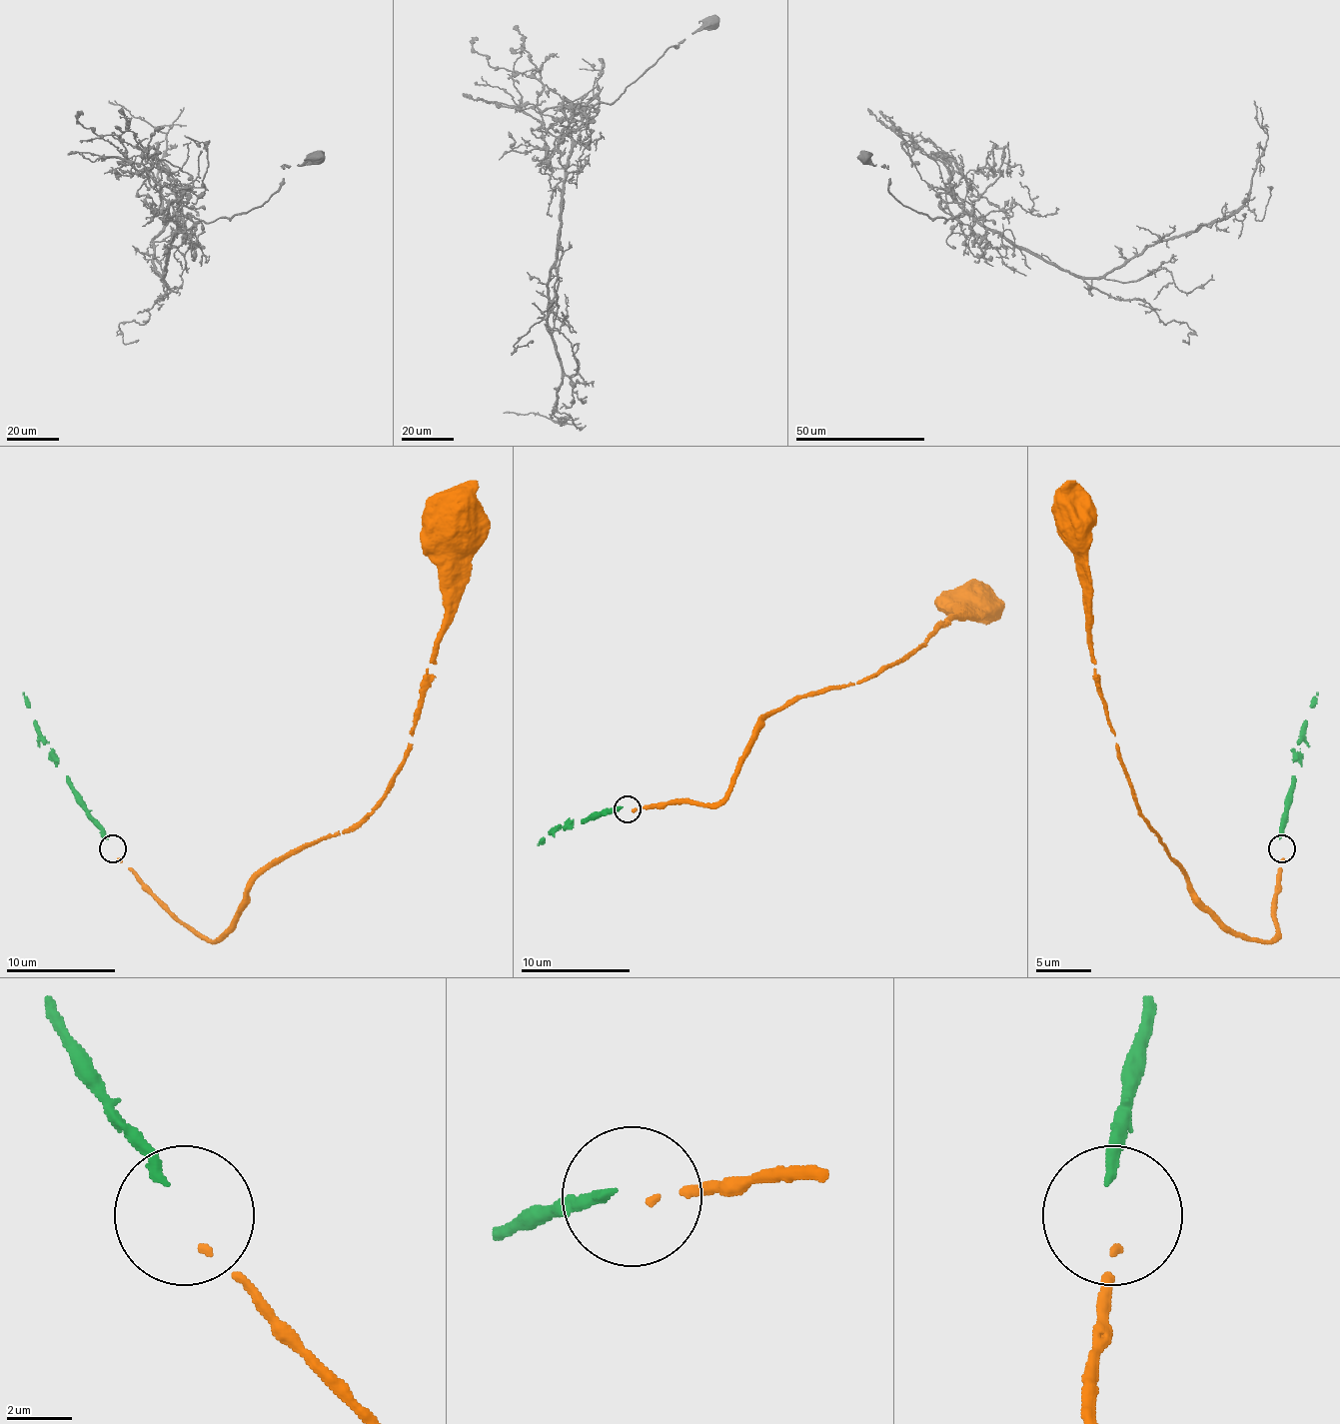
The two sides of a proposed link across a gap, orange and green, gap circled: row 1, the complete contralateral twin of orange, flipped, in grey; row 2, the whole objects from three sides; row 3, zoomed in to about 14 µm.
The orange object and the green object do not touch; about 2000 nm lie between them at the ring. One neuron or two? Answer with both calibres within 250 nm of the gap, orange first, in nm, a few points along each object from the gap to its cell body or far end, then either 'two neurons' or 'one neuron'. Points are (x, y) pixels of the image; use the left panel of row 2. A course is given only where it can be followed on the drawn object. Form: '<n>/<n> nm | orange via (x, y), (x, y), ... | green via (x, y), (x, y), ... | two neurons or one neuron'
180/280 nm | orange via (118, 857), (211, 939), (250, 884), (371, 810), (426, 693), (450, 518) | green via (107, 838), (58, 766), (22, 693) | one neuron

